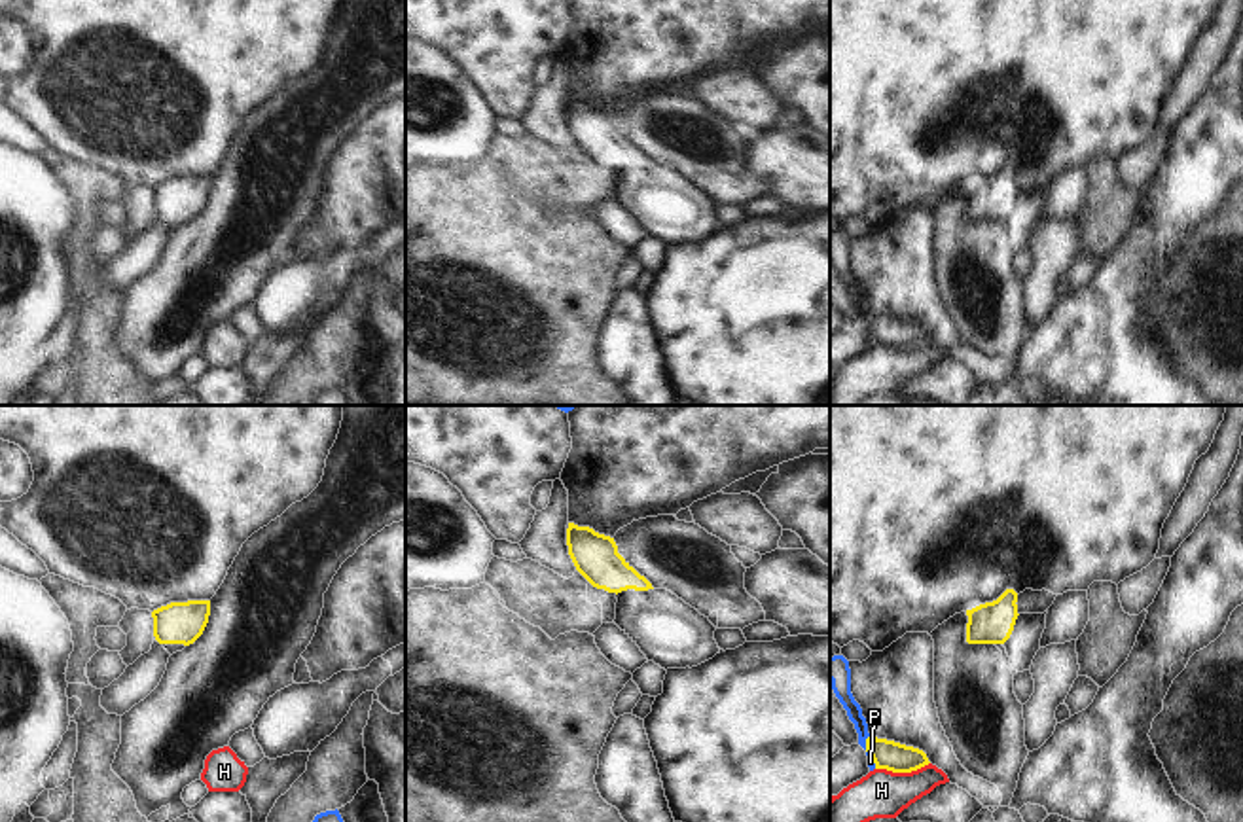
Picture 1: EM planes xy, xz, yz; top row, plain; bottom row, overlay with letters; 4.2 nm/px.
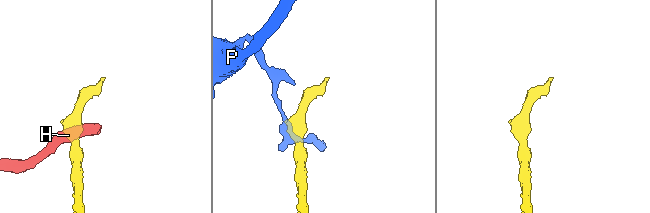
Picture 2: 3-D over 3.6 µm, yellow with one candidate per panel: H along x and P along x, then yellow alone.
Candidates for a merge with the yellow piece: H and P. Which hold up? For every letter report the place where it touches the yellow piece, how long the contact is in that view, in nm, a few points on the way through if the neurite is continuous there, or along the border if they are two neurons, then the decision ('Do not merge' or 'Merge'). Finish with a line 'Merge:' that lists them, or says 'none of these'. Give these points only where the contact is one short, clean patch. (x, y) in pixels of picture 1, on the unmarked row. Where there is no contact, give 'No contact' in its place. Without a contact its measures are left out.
H: Touches yellow at yz (902, 347). Shared border 240 nm. Boundary: yz (929, 338), (910, 347), (876, 345). Do not merge
P: Touches yellow at yz (866, 326). Shared border 150 nm. Boundary: yz (868, 311), (866, 328), (876, 343). Do not merge
Merge: none of these

